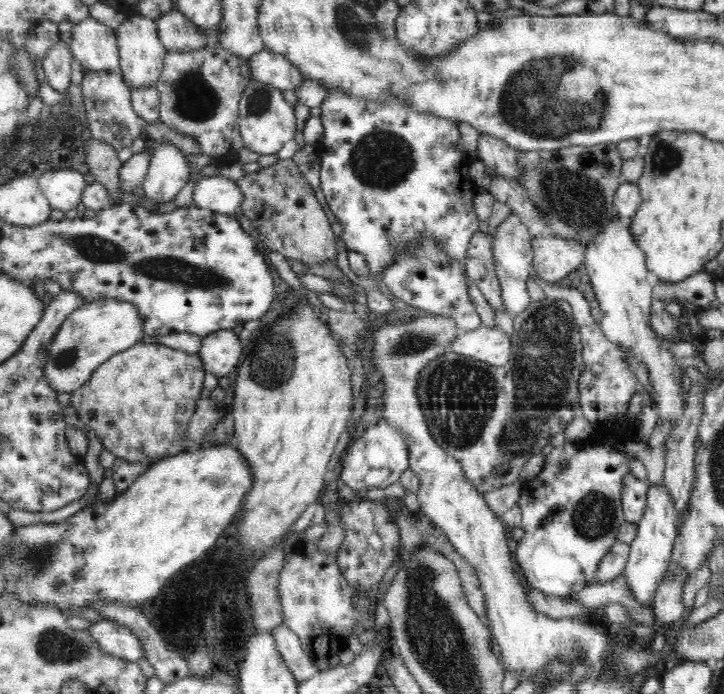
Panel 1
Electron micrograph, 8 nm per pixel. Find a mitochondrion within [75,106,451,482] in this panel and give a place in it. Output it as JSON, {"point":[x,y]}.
{"point":[381,159]}

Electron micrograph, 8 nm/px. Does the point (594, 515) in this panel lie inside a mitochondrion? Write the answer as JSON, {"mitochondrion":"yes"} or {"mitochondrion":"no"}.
{"mitochondrion":"yes"}

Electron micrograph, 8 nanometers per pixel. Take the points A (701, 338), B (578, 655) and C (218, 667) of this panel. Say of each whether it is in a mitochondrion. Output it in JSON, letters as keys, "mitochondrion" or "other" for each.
{"A":"other","B":"mitochondrion","C":"other"}

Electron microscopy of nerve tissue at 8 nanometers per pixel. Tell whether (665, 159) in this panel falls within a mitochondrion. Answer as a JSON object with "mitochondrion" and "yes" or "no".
{"mitochondrion":"yes"}

